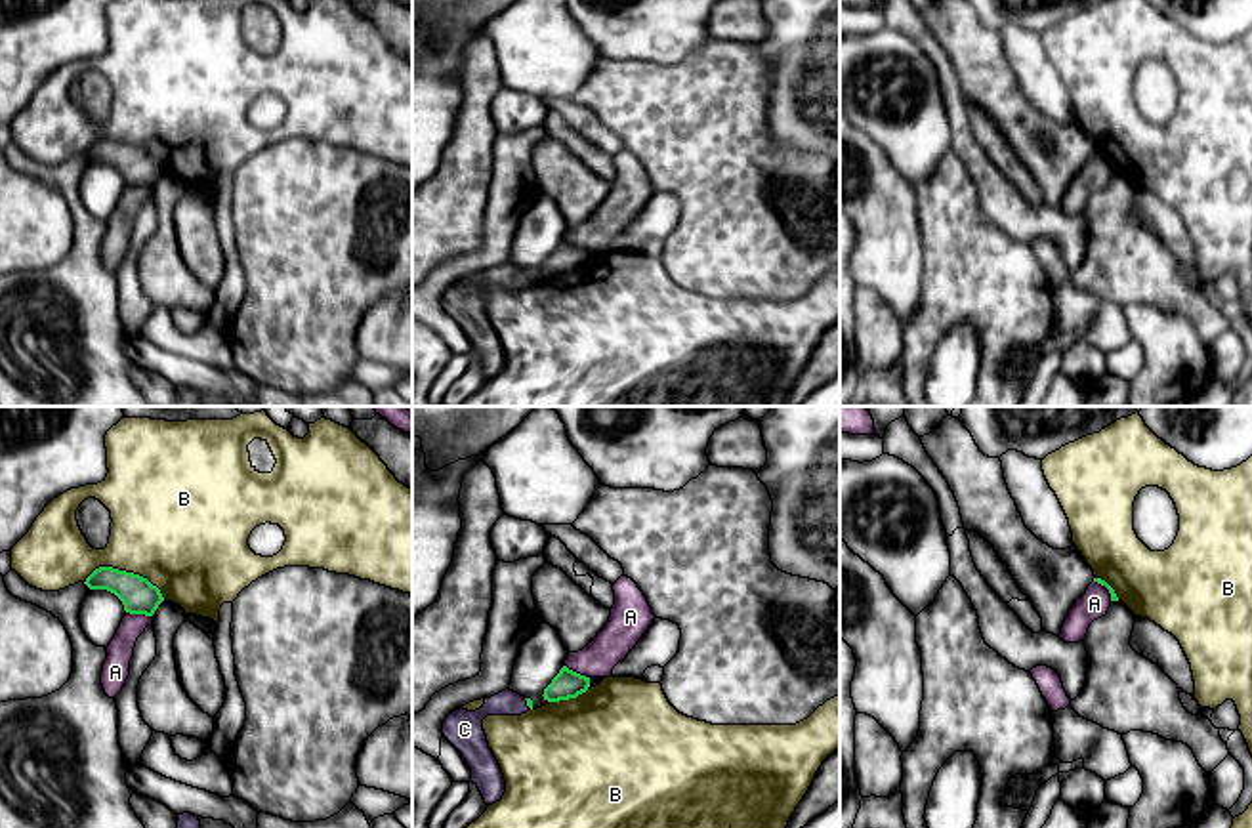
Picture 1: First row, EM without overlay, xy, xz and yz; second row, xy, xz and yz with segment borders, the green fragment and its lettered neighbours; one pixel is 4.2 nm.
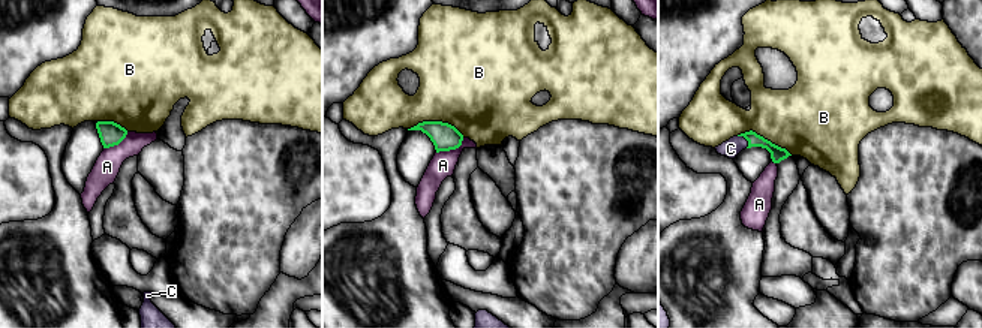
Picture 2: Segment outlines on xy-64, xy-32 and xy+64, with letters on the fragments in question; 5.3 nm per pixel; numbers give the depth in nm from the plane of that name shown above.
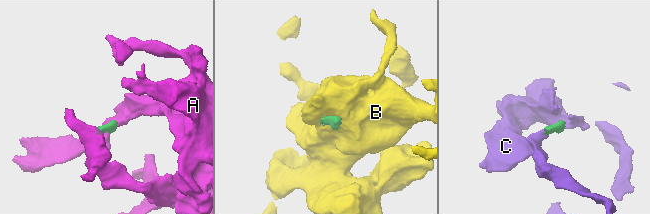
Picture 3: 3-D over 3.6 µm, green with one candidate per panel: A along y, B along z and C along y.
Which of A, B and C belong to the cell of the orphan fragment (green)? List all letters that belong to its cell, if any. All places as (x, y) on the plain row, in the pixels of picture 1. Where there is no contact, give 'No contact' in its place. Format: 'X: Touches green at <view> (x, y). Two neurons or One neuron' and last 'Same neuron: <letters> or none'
A: Touches green at xy (140, 186). Two neurons
B: Touches green at xy (125, 144). Two neurons
C: Touches green at xz (527, 277). One neuron
Same neuron: C

